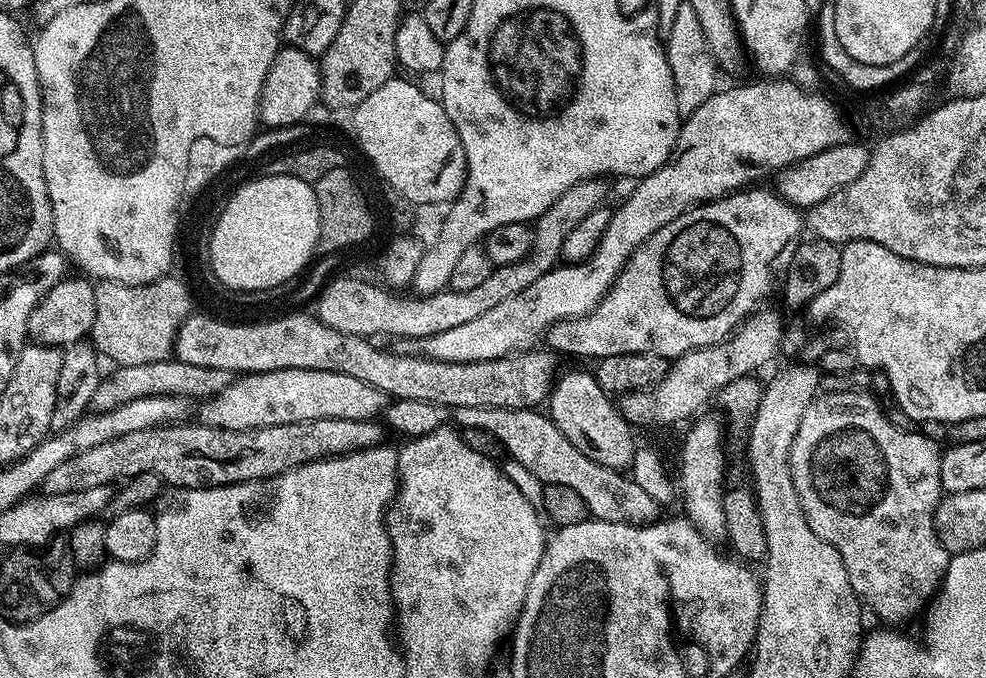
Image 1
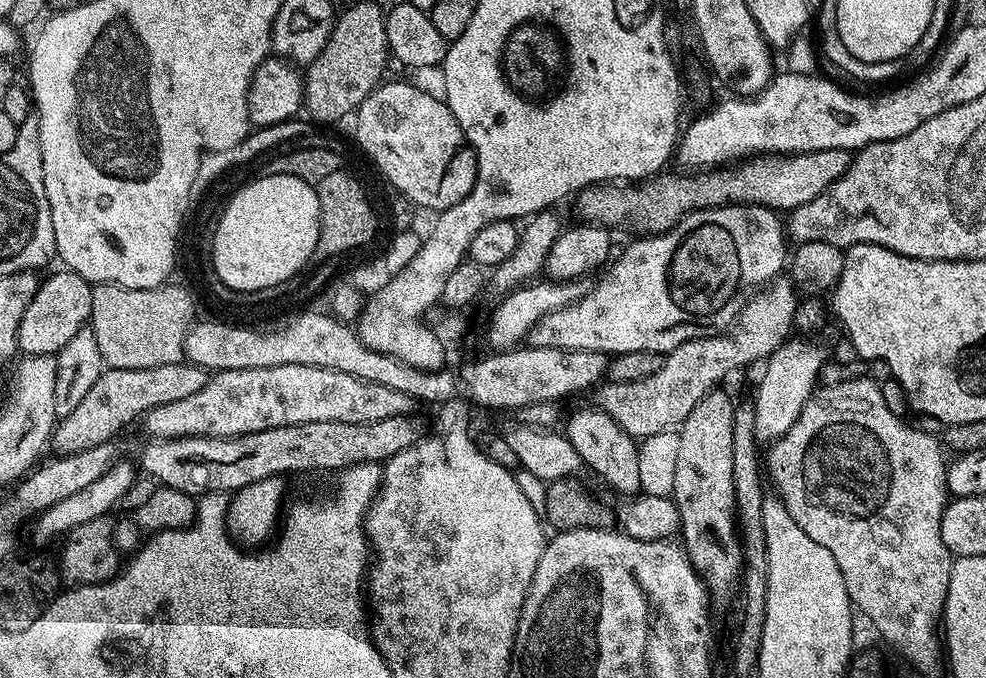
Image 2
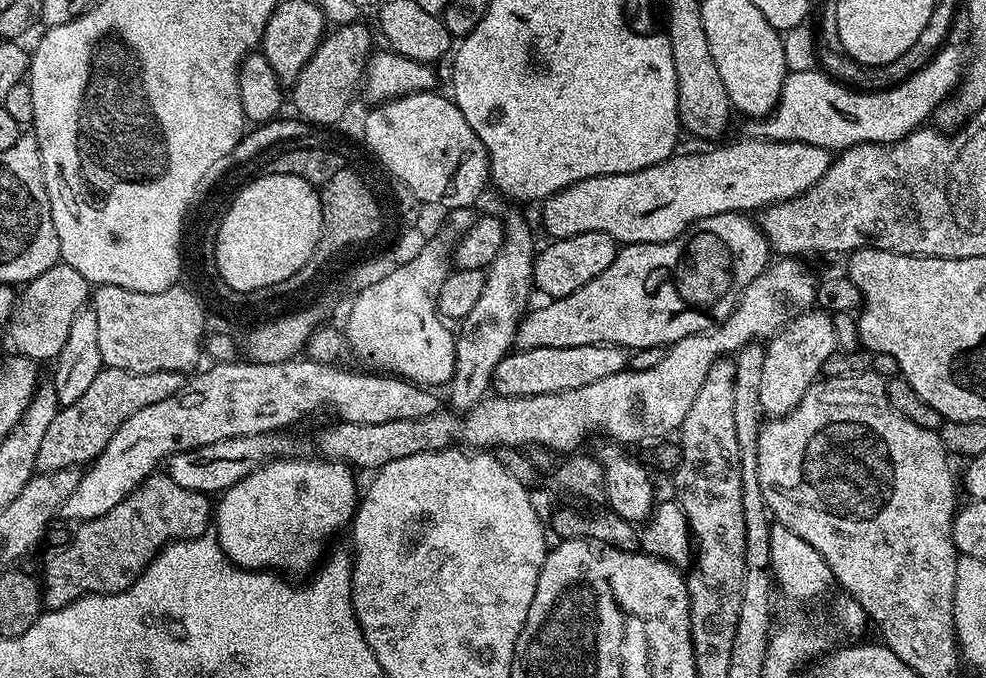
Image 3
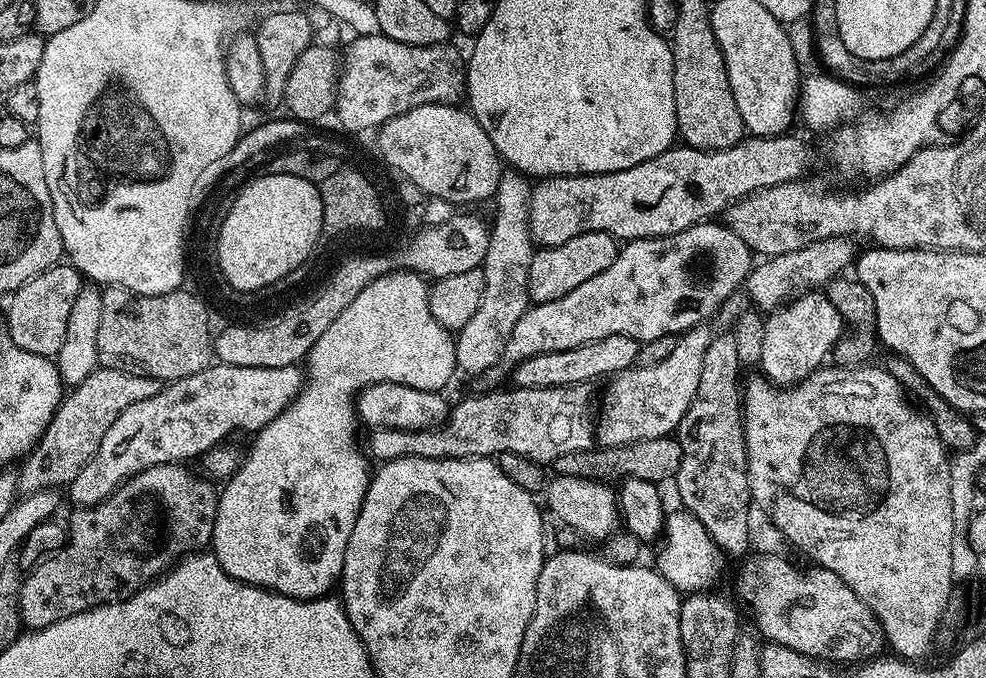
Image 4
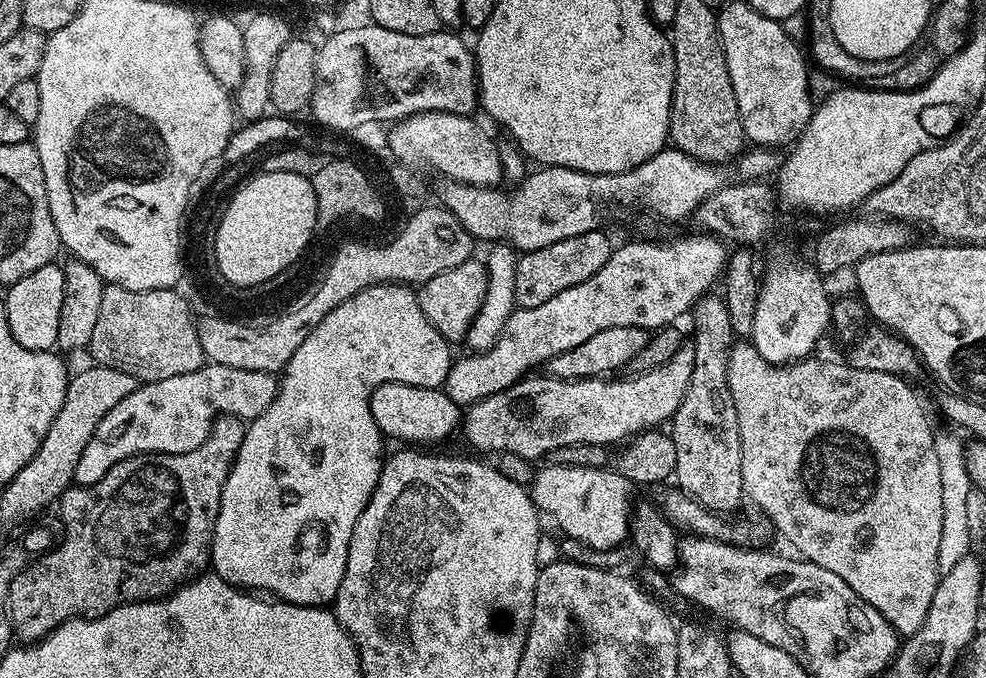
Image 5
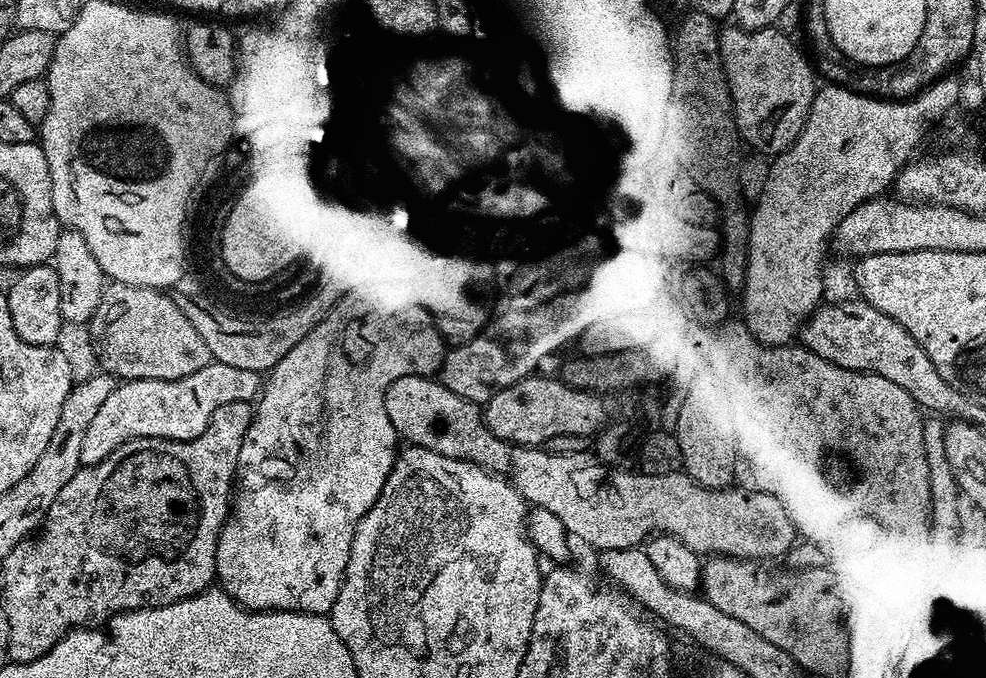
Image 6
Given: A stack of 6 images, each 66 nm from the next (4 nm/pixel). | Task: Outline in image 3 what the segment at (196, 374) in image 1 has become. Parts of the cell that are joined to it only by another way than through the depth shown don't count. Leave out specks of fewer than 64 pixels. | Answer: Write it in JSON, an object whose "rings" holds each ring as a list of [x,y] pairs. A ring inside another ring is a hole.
{"rings":[[[101,368],[98,378],[94,378],[86,394],[82,394],[78,402],[63,405],[57,411],[54,422],[46,426],[42,446],[38,446],[36,472],[57,472],[91,464],[98,454],[102,454],[106,442],[114,438],[114,430],[118,430],[118,426],[122,426],[130,414],[142,410],[142,406],[154,406],[154,402],[163,402],[165,398],[170,398],[170,394],[178,394],[185,379],[185,373],[170,370],[134,374],[117,368]]]}

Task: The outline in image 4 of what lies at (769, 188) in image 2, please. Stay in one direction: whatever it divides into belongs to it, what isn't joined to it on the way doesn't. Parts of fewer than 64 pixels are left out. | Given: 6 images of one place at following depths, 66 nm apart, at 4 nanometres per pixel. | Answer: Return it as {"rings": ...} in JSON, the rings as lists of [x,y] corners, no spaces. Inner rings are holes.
{"rings":[[[754,136],[717,152],[703,152],[687,146],[673,146],[630,170],[603,172],[593,176],[550,176],[532,189],[529,206],[529,232],[537,245],[556,247],[587,232],[609,232],[617,241],[651,240],[654,236],[673,236],[691,224],[711,221],[728,205],[770,186],[799,181],[808,168],[808,144],[800,136]]]}

